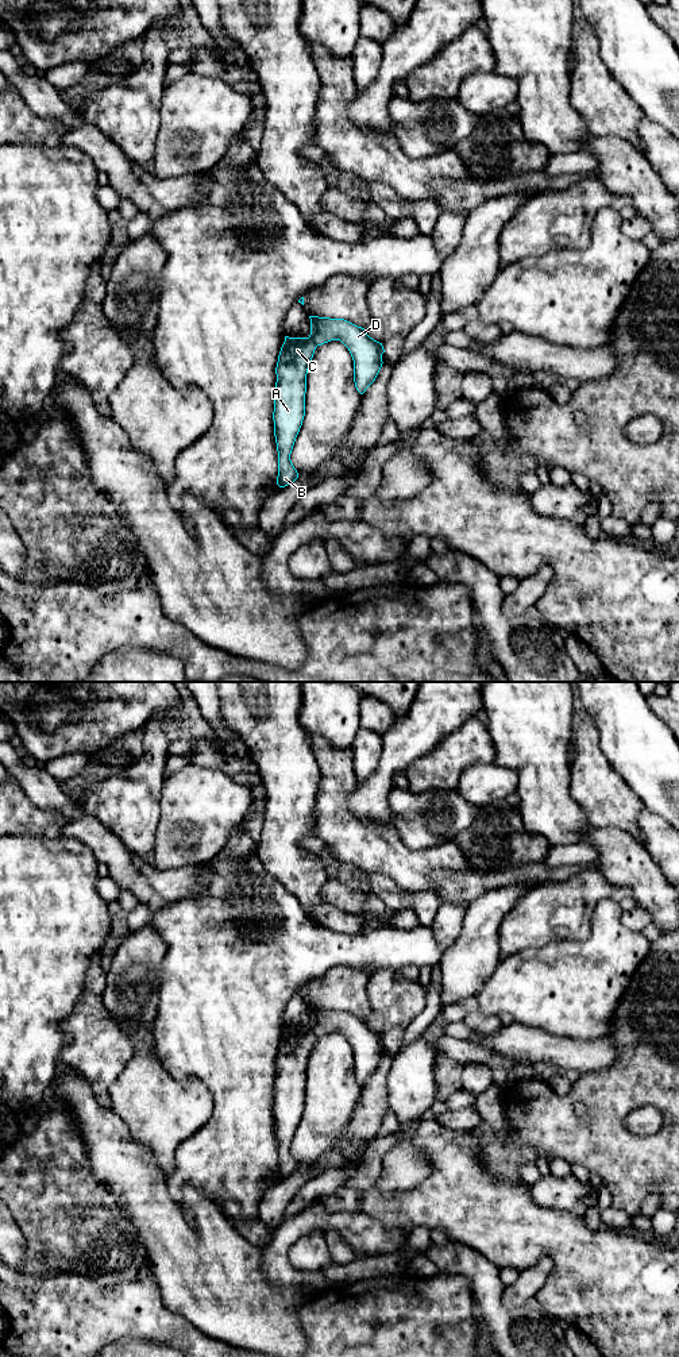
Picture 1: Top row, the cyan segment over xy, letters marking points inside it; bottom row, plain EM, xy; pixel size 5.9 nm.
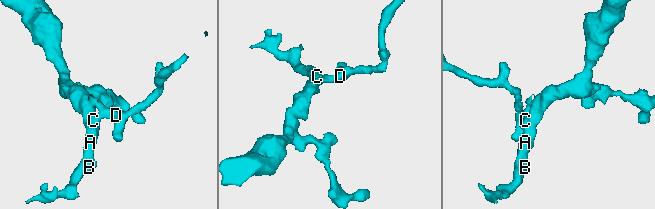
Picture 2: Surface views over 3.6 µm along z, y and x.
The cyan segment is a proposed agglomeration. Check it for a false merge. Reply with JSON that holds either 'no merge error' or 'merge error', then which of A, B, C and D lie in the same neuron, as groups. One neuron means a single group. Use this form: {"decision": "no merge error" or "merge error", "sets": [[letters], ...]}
{"decision": "merge error", "sets": [["A", "B", "C"], ["D"]]}

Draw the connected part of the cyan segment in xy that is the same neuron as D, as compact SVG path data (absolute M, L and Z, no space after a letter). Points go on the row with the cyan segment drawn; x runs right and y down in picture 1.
M309 316L309 339L321 346L331 340L340 340L350 351L354 361L354 382L356 390L363 394L375 381L382 367L382 343L370 338L364 328L344 319Z

